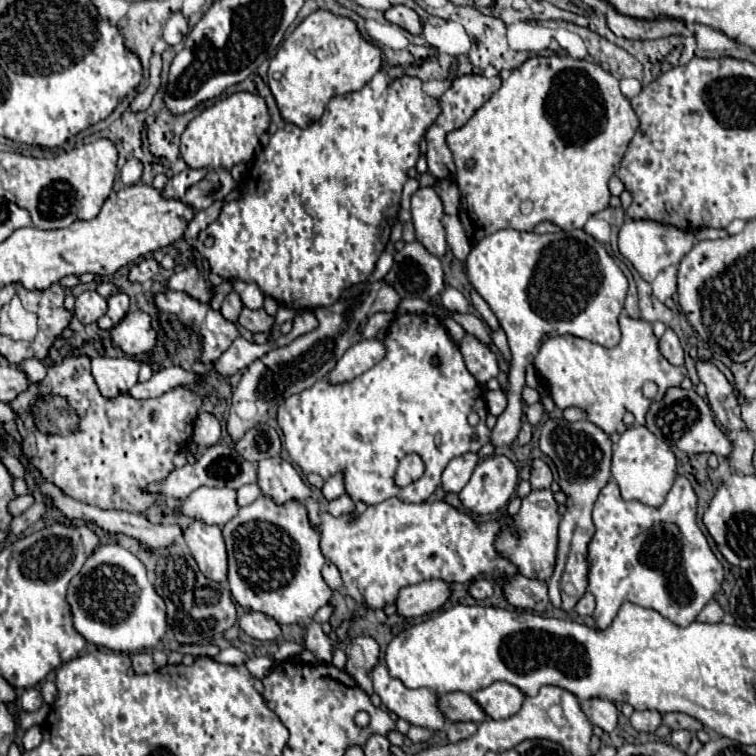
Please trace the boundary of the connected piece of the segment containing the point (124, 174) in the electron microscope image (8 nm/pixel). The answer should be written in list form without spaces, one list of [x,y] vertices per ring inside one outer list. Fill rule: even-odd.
[[[129,159],[121,169],[121,181],[125,185],[133,185],[141,179],[141,173],[143,173],[143,163],[139,159]]]

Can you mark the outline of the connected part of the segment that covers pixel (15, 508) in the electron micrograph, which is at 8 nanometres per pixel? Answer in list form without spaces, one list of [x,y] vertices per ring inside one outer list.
[[[21,495],[21,497],[15,497],[11,503],[9,503],[9,511],[13,517],[25,513],[29,507],[33,505],[33,495]]]

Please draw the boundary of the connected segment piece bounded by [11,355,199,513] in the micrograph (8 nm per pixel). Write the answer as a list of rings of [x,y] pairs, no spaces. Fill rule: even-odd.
[[[85,355],[67,357],[61,365],[51,365],[47,369],[47,383],[51,393],[63,393],[63,397],[67,397],[69,407],[79,417],[79,425],[71,431],[71,437],[47,437],[47,433],[39,433],[31,415],[31,408],[41,395],[35,383],[35,397],[27,401],[27,409],[21,409],[21,403],[11,403],[27,429],[21,437],[29,461],[47,481],[77,501],[131,513],[147,509],[155,501],[155,495],[143,489],[175,469],[173,455],[181,451],[193,435],[193,421],[199,415],[199,395],[179,387],[147,401],[137,401],[127,393],[105,399],[93,381],[91,361]]]

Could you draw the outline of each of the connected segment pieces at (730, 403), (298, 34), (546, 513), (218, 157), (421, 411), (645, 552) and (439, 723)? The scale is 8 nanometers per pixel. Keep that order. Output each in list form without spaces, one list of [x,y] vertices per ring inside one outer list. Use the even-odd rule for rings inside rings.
[[[697,359],[695,367],[697,367],[701,383],[705,383],[707,387],[707,399],[711,403],[715,417],[721,421],[721,425],[727,431],[733,431],[739,427],[745,429],[741,421],[741,413],[739,413],[739,401],[733,393],[731,383],[725,379],[725,375],[711,361]]]
[[[317,9],[283,41],[281,49],[271,59],[269,87],[283,119],[297,127],[307,127],[323,115],[331,97],[363,89],[381,67],[381,49],[359,33],[353,19]]]
[[[543,489],[543,491],[531,491],[521,505],[521,511],[515,515],[515,525],[519,529],[519,539],[515,535],[503,535],[503,531],[499,533],[499,539],[495,541],[495,549],[509,557],[521,575],[531,577],[531,579],[539,579],[539,581],[547,581],[555,569],[555,553],[557,553],[557,529],[559,529],[559,505],[553,499],[553,491],[551,489]]]
[[[249,91],[227,95],[205,107],[195,119],[189,121],[187,129],[181,135],[181,157],[193,169],[231,169],[237,163],[247,163],[259,145],[259,137],[269,129],[269,123],[271,119],[267,103],[261,95]]]
[[[433,313],[395,317],[383,343],[387,347],[387,355],[375,367],[361,373],[353,381],[333,385],[331,381],[321,379],[303,393],[291,395],[283,405],[279,405],[277,423],[285,435],[285,449],[289,451],[289,457],[305,475],[317,473],[327,479],[335,473],[343,473],[345,493],[353,501],[363,501],[365,505],[377,505],[391,497],[399,497],[409,503],[421,503],[435,493],[441,473],[451,459],[469,451],[479,451],[491,439],[491,431],[485,425],[487,407],[479,383],[463,365],[457,343],[451,339],[441,319]],[[471,413],[479,415],[477,425],[469,425],[467,419]],[[409,453],[421,455],[425,461],[425,473],[409,487],[397,487],[397,465]]]
[[[679,475],[675,479],[675,485],[661,507],[643,505],[641,501],[623,501],[619,487],[611,479],[597,497],[597,503],[593,509],[593,523],[597,531],[589,543],[589,563],[591,563],[589,591],[595,595],[595,601],[597,601],[597,609],[593,613],[597,629],[609,627],[619,607],[625,601],[655,609],[669,621],[681,627],[687,627],[689,623],[695,621],[697,613],[721,589],[723,565],[717,561],[717,557],[709,549],[709,543],[697,525],[697,495],[685,477]]]
[[[379,663],[371,673],[375,693],[383,705],[409,725],[441,731],[447,725],[443,711],[439,709],[439,695],[431,689],[407,689],[399,679],[387,673],[385,663]]]

